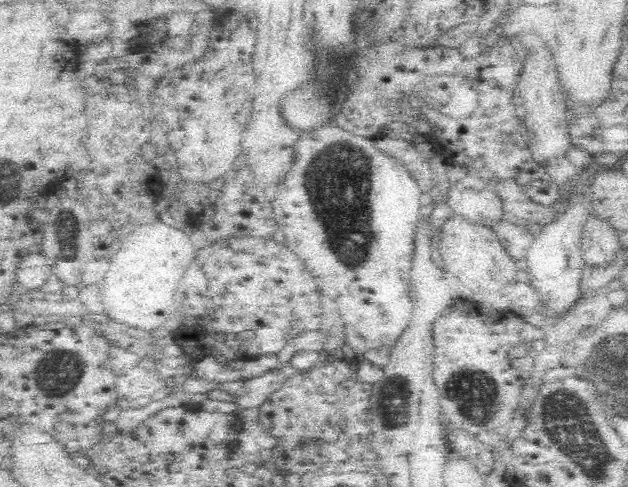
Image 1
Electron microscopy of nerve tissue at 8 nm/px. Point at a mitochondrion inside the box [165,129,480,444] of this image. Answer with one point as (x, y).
(338, 182)

